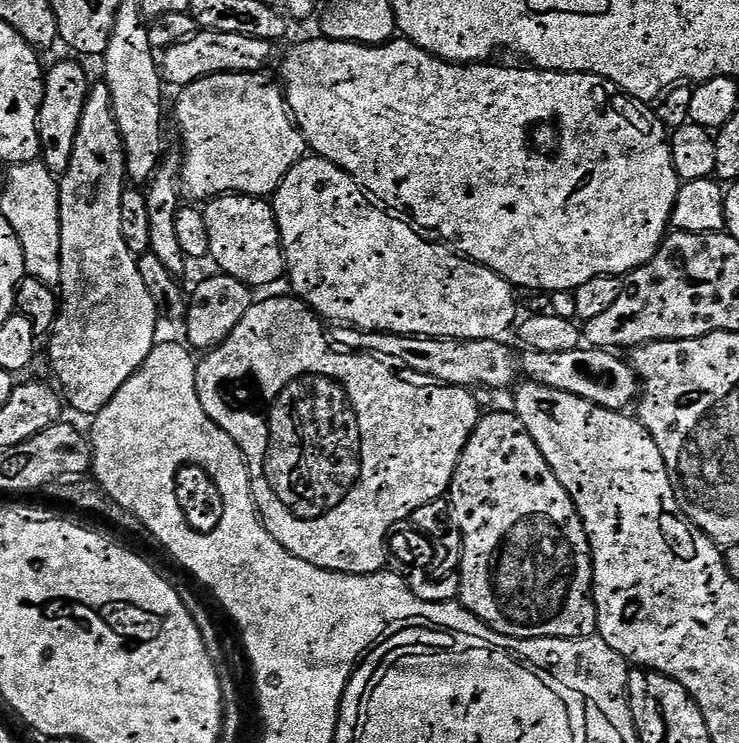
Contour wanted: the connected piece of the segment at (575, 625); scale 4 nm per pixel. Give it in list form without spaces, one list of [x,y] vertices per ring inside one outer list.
[[[515,411],[492,412],[481,415],[480,421],[476,423],[476,429],[472,431],[472,437],[468,440],[466,450],[454,470],[452,485],[449,486],[446,499],[450,509],[453,524],[460,530],[460,537],[464,543],[464,549],[460,555],[460,567],[458,569],[458,579],[460,591],[458,600],[466,611],[474,613],[480,621],[492,628],[498,634],[518,638],[519,640],[541,640],[550,638],[551,640],[581,640],[587,636],[597,635],[596,630],[596,607],[592,601],[592,547],[588,545],[588,535],[584,529],[584,520],[578,514],[570,494],[558,482],[554,470],[542,458],[542,450],[530,438],[526,426],[520,421],[520,417]]]

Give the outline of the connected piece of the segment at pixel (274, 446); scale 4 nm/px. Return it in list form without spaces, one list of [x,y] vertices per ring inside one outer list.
[[[300,376],[290,382],[271,401],[268,421],[268,453],[264,463],[264,473],[274,486],[278,498],[294,515],[303,520],[316,520],[338,507],[350,494],[350,490],[360,477],[360,427],[358,414],[344,393],[344,387],[328,376]]]

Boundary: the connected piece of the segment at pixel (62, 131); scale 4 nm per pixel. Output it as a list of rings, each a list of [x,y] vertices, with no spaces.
[[[75,59],[49,67],[45,75],[44,98],[40,104],[39,136],[41,159],[55,175],[63,175],[71,167],[74,142],[81,126],[82,110],[91,91],[90,79],[79,61]]]

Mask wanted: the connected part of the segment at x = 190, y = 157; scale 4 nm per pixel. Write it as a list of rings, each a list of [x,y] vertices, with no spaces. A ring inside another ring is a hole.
[[[223,72],[183,85],[181,92],[184,93],[176,100],[176,124],[184,143],[184,165],[179,165],[178,175],[183,191],[200,200],[196,202],[229,194],[271,197],[288,171],[305,159],[304,135],[288,110],[284,89],[275,79],[267,80],[266,77],[264,72]]]

